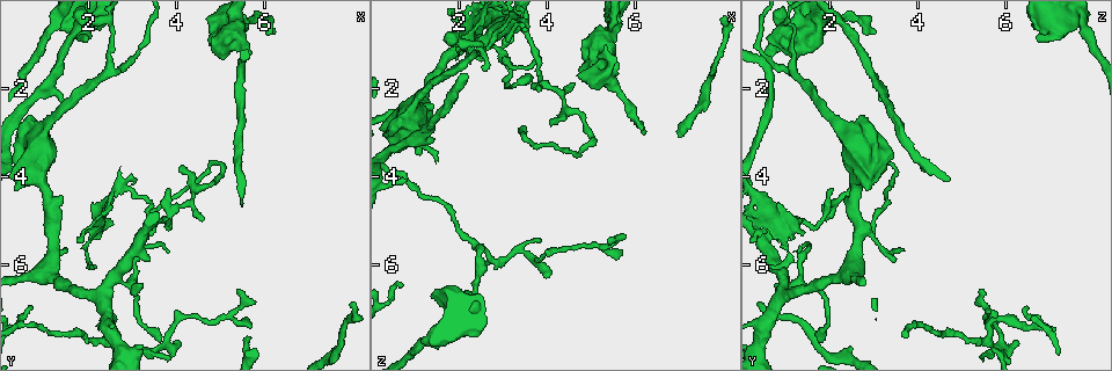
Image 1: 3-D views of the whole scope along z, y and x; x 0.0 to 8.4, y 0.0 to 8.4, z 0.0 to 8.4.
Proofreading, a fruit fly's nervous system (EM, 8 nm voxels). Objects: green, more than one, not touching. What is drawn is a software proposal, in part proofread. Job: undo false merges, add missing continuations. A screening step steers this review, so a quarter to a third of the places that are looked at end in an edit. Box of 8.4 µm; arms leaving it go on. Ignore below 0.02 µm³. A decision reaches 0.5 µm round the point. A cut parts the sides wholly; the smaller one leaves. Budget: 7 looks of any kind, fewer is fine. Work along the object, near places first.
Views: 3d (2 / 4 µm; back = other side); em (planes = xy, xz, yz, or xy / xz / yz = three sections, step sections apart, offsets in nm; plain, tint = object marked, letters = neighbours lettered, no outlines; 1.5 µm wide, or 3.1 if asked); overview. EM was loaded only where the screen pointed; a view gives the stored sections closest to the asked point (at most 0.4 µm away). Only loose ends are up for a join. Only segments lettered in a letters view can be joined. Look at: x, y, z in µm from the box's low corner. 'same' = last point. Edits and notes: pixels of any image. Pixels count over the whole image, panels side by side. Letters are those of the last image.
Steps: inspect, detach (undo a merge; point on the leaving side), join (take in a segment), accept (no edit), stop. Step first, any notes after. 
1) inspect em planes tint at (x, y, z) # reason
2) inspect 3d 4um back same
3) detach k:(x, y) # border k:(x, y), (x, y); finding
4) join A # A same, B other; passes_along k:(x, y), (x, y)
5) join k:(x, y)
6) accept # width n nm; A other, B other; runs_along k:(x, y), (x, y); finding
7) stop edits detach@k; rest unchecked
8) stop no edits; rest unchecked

inspect 3d 4um back at (6.25, 0.70, 3.05) # branch stops here

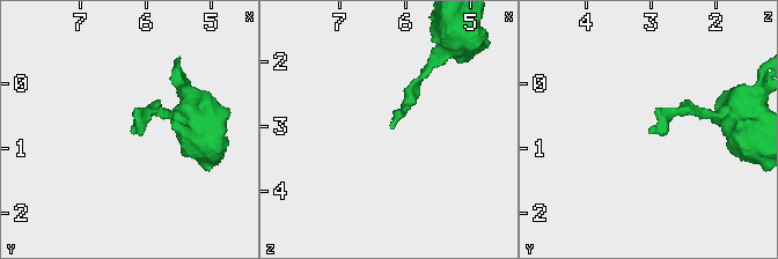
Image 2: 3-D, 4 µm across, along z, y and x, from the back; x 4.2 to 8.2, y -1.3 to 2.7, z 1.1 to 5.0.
inspect em planes letters at (6.25, 0.75, 3.05)

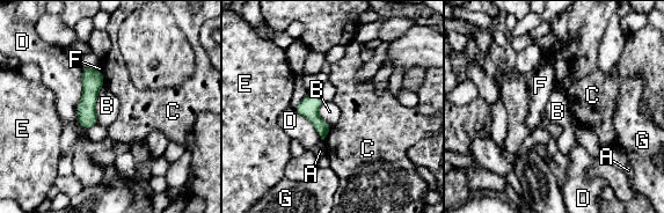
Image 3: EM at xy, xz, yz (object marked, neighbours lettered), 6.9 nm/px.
accept # longest_contact D 440 nm; A other, B other, C other, D other, E other, F other, G other; runs_along 3:(86, 71), (88, 74), (87, 125); no lettered segment goes on from it

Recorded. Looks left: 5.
inspect 3d 4um at (5.45, 1.30, 0.60) # sudden change in width

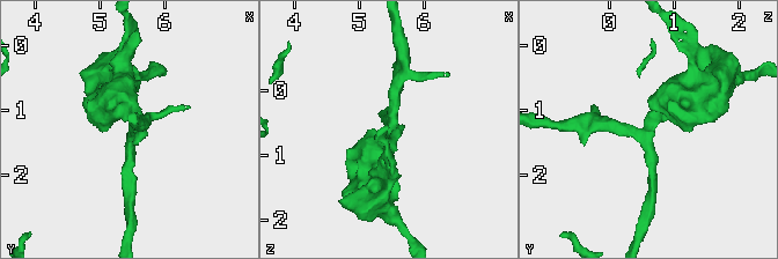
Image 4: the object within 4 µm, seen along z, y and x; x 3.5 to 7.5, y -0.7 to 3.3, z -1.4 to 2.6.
inspect em xz step 4 tint at (5.50, 1.40, 0.60)

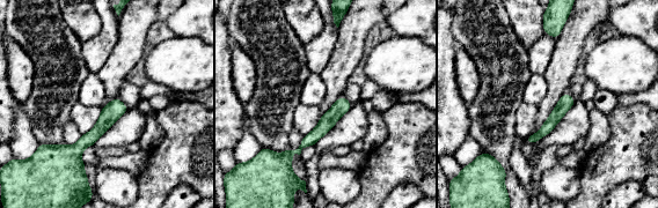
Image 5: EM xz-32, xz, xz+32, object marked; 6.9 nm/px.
inspect em planes letters same

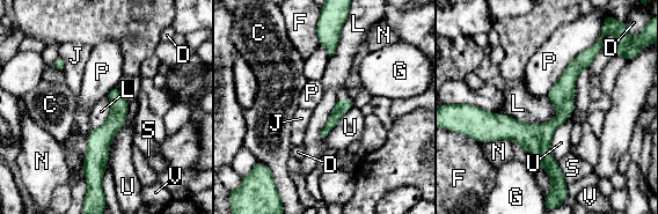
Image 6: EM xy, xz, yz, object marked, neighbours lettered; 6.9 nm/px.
accept # width 160 nm; C other, D other, F other, G other, J other, L other, N other, P other, S other, U other, V other; border 6:(583, 68), (557, 163); one neuron here

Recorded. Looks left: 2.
inspect 3d 2um back at (1.40, 2.25, 3.15) # branch stops here

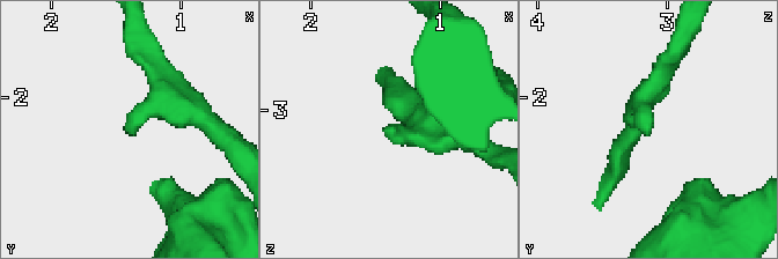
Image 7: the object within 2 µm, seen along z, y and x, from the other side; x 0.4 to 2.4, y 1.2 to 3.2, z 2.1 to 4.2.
inspect em yz step 8 letters at (1.42, 2.28, 3.16) # arm_widths 170, 170 nm

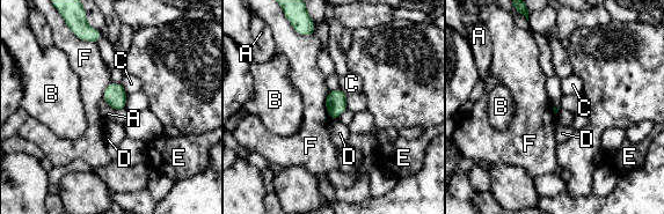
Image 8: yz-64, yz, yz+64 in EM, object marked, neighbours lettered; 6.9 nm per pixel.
accept # longest_contact F 190 nm; A other, B other, C other, D other, E other, F other; none of them fits

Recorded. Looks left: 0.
stop no edits; rest unchecked

